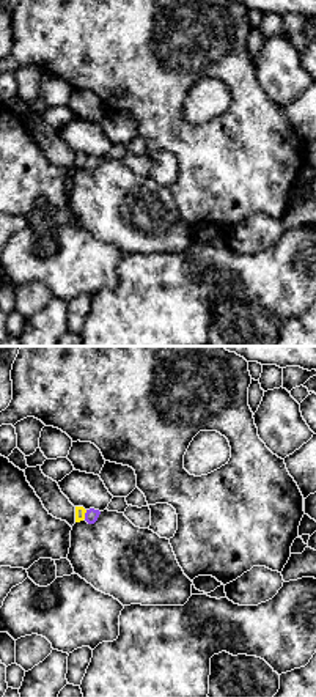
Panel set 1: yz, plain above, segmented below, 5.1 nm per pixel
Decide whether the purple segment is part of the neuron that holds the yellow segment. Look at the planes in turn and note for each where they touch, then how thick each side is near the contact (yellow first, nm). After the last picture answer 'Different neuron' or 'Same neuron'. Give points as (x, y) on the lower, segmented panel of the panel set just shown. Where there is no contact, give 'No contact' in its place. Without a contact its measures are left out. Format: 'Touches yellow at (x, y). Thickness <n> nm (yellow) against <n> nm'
Touches yellow at (84, 515). Thickness 50 nm (yellow) against 70 nm

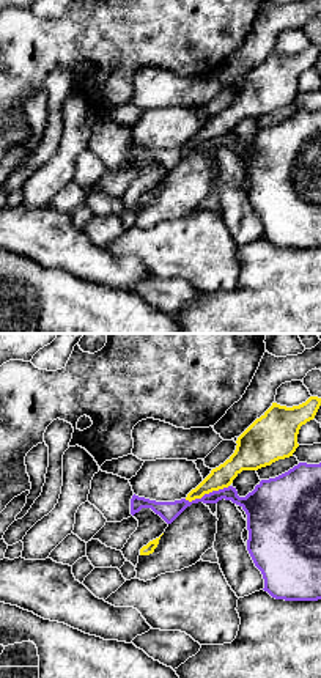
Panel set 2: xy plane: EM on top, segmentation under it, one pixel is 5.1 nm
Touches yellow at (206, 493). Thickness 120 nm (yellow) against 120 nm

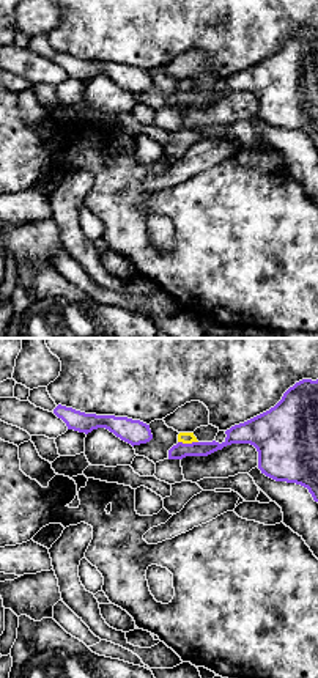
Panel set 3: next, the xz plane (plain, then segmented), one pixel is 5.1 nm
Touches yellow at (188, 442). Thickness 60 nm (yellow) against 90 nm

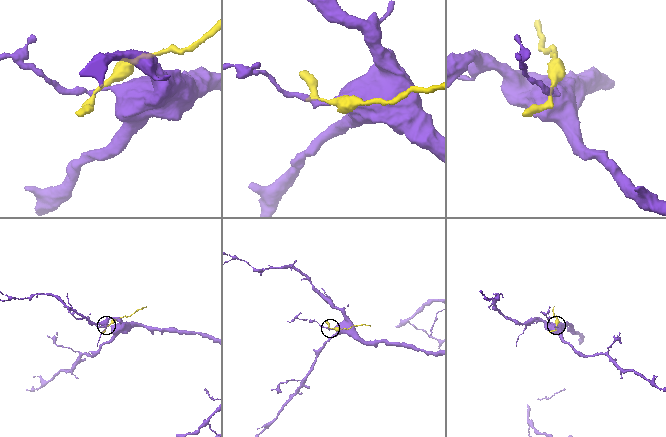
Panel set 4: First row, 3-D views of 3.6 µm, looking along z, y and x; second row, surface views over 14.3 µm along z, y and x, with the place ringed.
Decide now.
Same neuron

